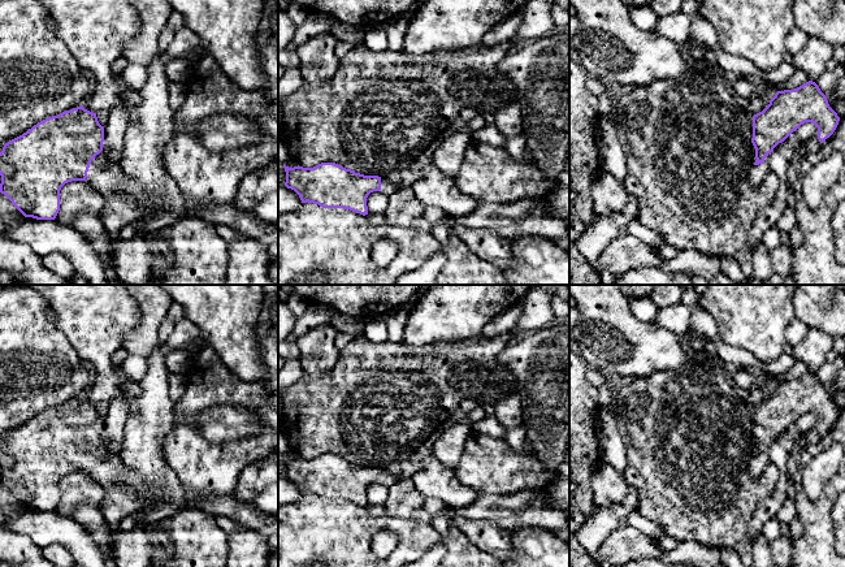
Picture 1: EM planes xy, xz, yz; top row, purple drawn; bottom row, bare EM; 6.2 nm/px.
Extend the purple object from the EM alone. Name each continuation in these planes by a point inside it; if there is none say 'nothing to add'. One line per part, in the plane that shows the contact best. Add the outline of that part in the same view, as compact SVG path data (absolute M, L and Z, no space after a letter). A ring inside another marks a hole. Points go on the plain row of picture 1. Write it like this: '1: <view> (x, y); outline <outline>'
1: xy (107, 468); outline M104 442L91 451L86 472L104 489L121 488L139 501L159 499L161 490L147 485L142 477L129 468L120 453L110 453Z

